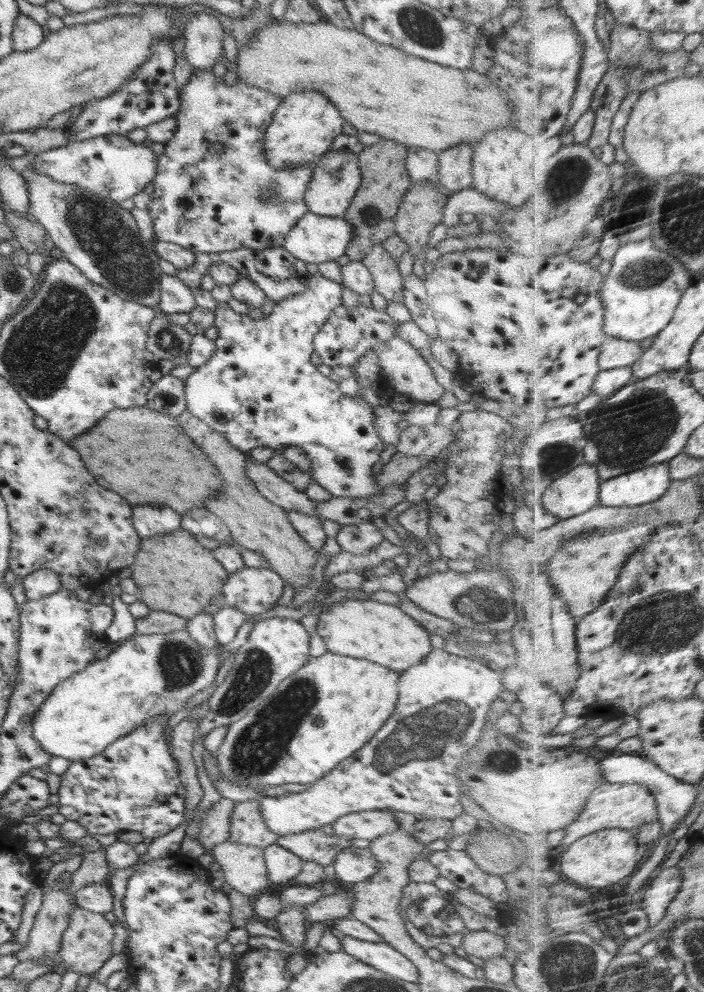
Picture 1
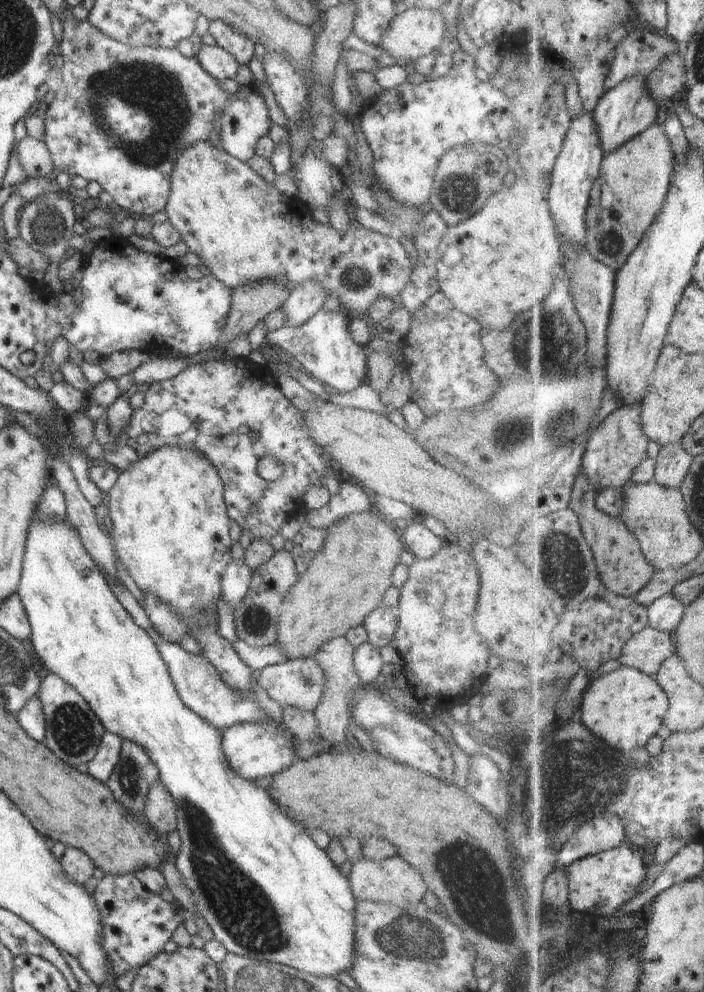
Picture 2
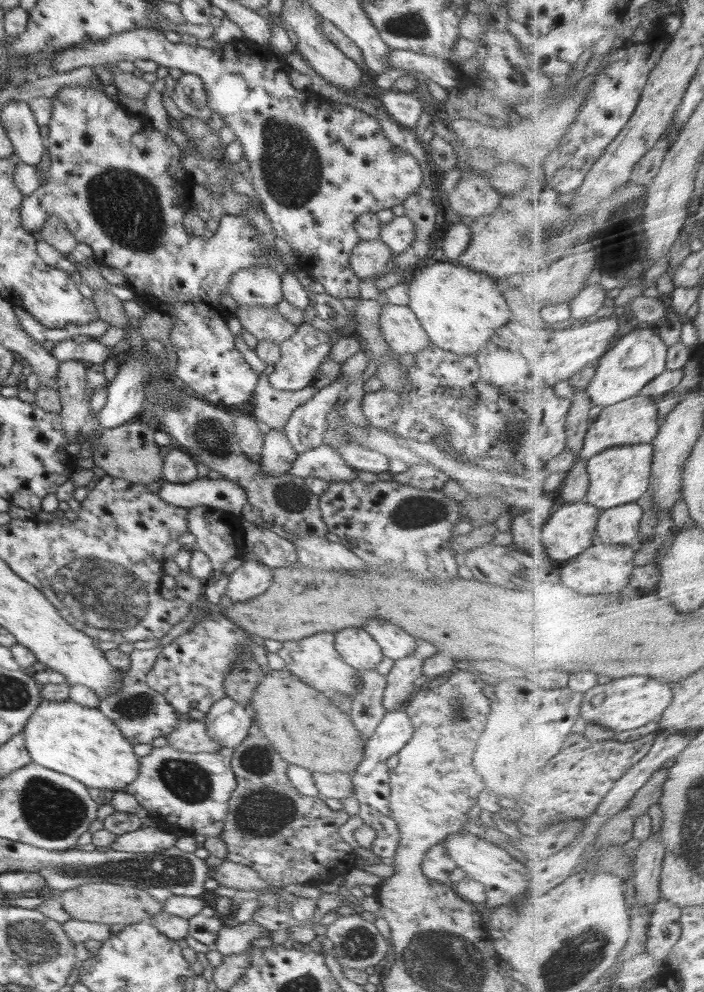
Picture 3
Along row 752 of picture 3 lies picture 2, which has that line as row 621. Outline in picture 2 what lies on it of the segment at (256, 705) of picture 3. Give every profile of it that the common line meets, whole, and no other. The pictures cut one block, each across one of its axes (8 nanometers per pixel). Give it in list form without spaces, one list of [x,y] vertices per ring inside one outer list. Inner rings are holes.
[[[371,508],[368,511],[362,511],[359,513],[352,513],[343,516],[338,519],[332,526],[328,527],[327,535],[324,537],[322,548],[318,551],[318,554],[312,559],[309,567],[299,575],[299,579],[294,583],[294,586],[289,592],[289,596],[285,598],[281,615],[279,616],[278,628],[277,628],[277,642],[275,645],[280,644],[284,652],[289,656],[289,659],[296,658],[307,658],[312,656],[325,642],[332,640],[336,637],[344,637],[345,634],[363,624],[365,616],[371,613],[373,610],[381,606],[382,599],[386,594],[386,591],[392,587],[392,570],[394,567],[401,562],[402,549],[402,537],[398,538],[398,530],[393,526],[392,523],[385,520],[380,516],[376,508]]]

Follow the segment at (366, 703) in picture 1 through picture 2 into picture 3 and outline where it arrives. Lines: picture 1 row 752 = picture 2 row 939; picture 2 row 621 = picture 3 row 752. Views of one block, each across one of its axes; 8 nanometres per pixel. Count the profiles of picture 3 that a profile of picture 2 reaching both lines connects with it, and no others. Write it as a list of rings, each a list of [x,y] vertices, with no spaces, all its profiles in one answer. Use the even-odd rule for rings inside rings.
[[[42,698],[34,713],[28,717],[22,736],[32,762],[71,776],[87,787],[108,789],[113,792],[122,791],[138,777],[140,772],[140,758],[134,754],[134,745],[124,738],[117,725],[106,718],[100,708],[82,706],[70,698],[65,701],[50,701]]]

